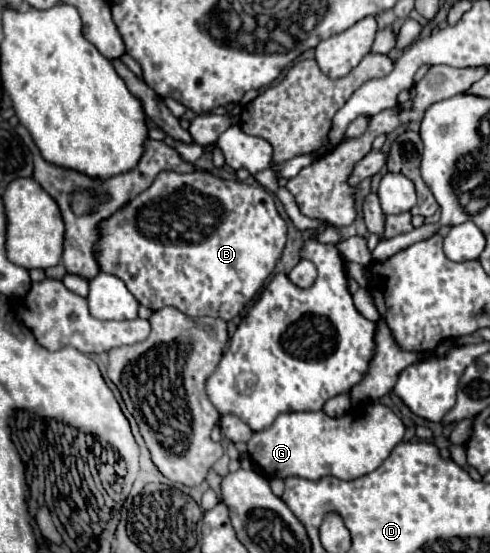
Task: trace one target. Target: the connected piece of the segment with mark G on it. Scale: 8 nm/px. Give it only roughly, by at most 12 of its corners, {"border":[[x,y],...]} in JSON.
{"border":[[383,403],[281,413],[249,439],[269,477],[357,479],[403,439]]}

